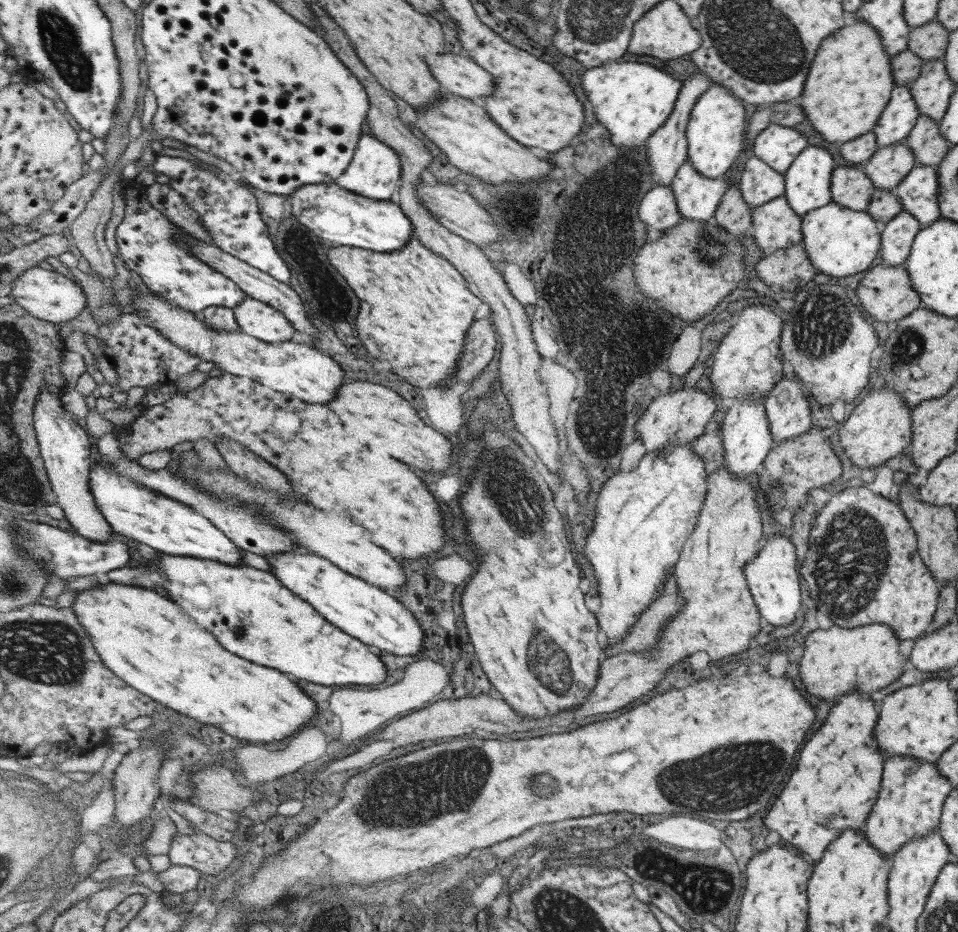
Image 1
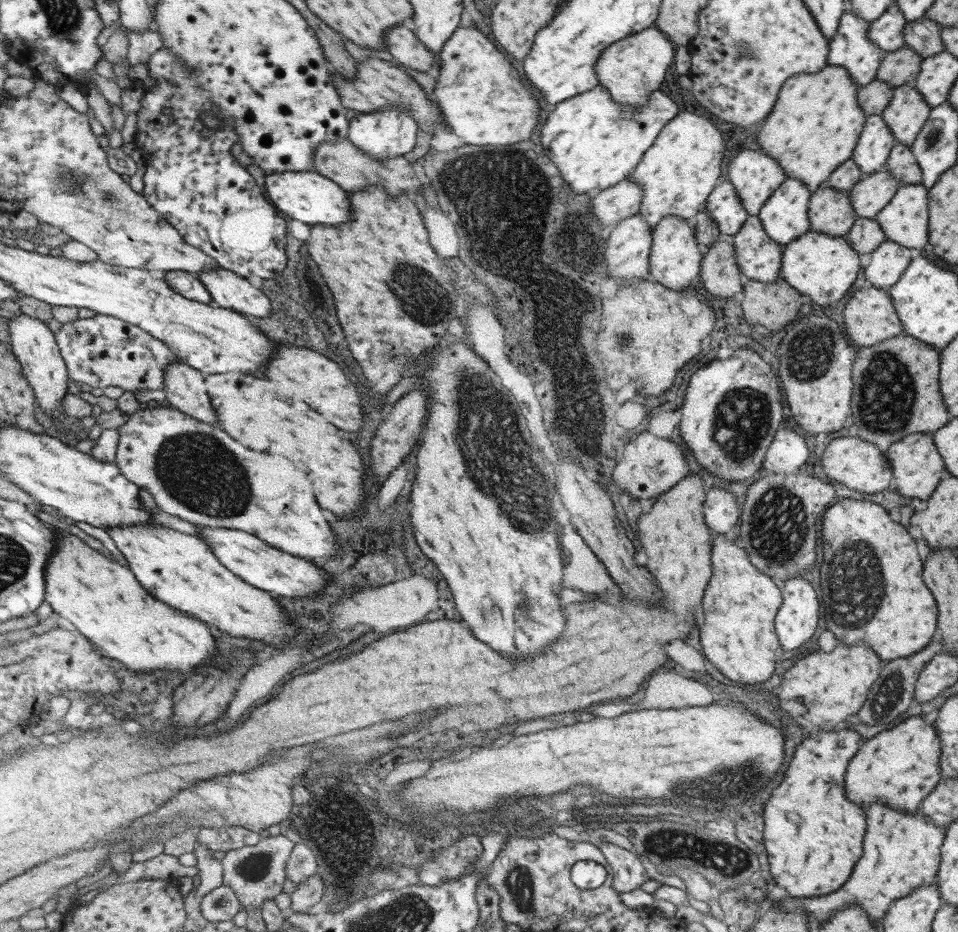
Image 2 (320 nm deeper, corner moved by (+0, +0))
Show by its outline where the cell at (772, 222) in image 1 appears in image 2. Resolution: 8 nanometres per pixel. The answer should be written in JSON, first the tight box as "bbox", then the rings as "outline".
{"bbox":[731,216,783,283],"outline":[[[748,216],[731,240],[739,272],[759,283],[779,277],[783,245],[773,242],[757,216]]]}

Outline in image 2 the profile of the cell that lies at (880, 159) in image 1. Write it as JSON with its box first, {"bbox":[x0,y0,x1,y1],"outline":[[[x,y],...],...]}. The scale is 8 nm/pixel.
{"bbox":[848,170,901,217],"outline":[[[887,170],[867,174],[848,190],[851,208],[857,217],[874,216],[891,200],[893,193],[901,186]]]}

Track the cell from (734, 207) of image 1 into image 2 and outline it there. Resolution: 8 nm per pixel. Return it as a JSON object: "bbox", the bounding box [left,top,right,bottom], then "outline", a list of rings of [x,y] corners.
{"bbox":[701,239,742,301],"outline":[[[716,239],[703,255],[702,277],[701,286],[707,294],[723,301],[740,296],[742,285],[732,244]]]}

